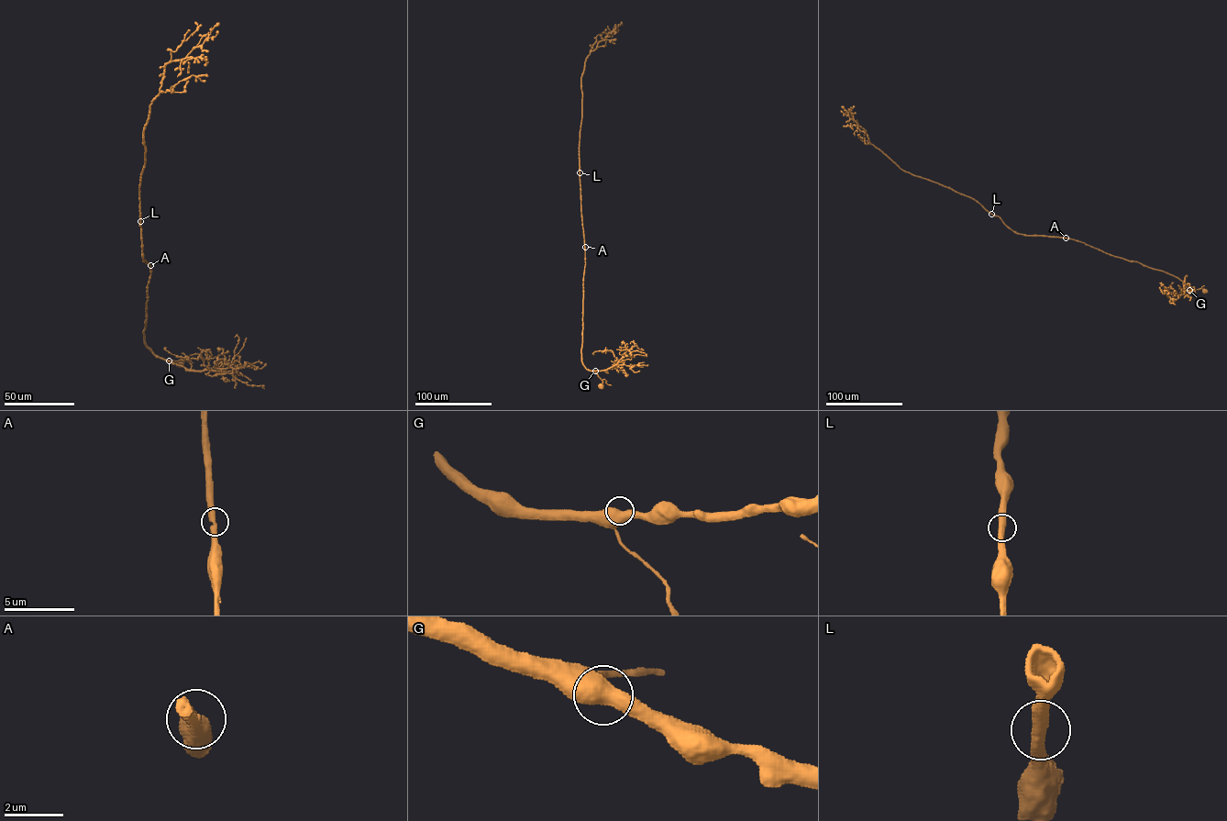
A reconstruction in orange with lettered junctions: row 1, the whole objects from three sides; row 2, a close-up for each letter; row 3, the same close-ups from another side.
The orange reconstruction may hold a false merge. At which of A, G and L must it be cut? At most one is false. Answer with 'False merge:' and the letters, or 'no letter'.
False merge: no letter

